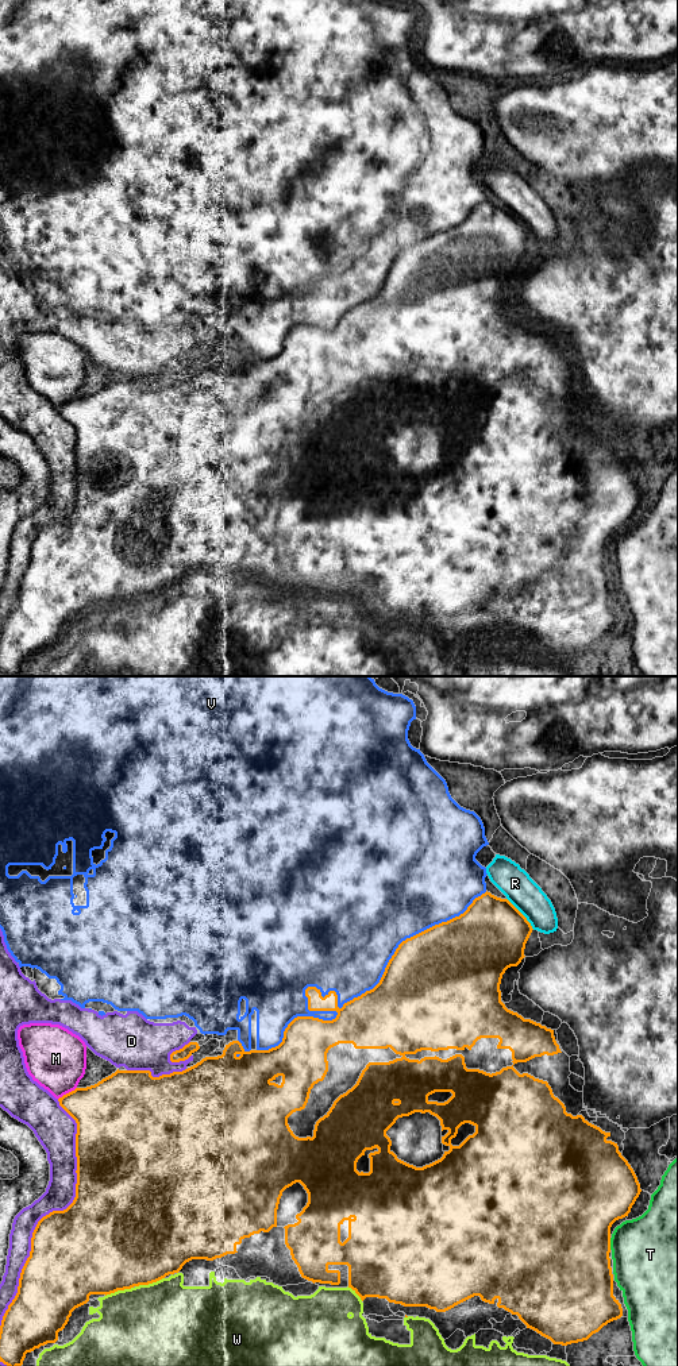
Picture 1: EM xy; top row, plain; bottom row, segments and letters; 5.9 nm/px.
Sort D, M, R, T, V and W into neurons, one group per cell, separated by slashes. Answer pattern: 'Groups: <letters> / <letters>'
Groups: D V / M / R / T / W

